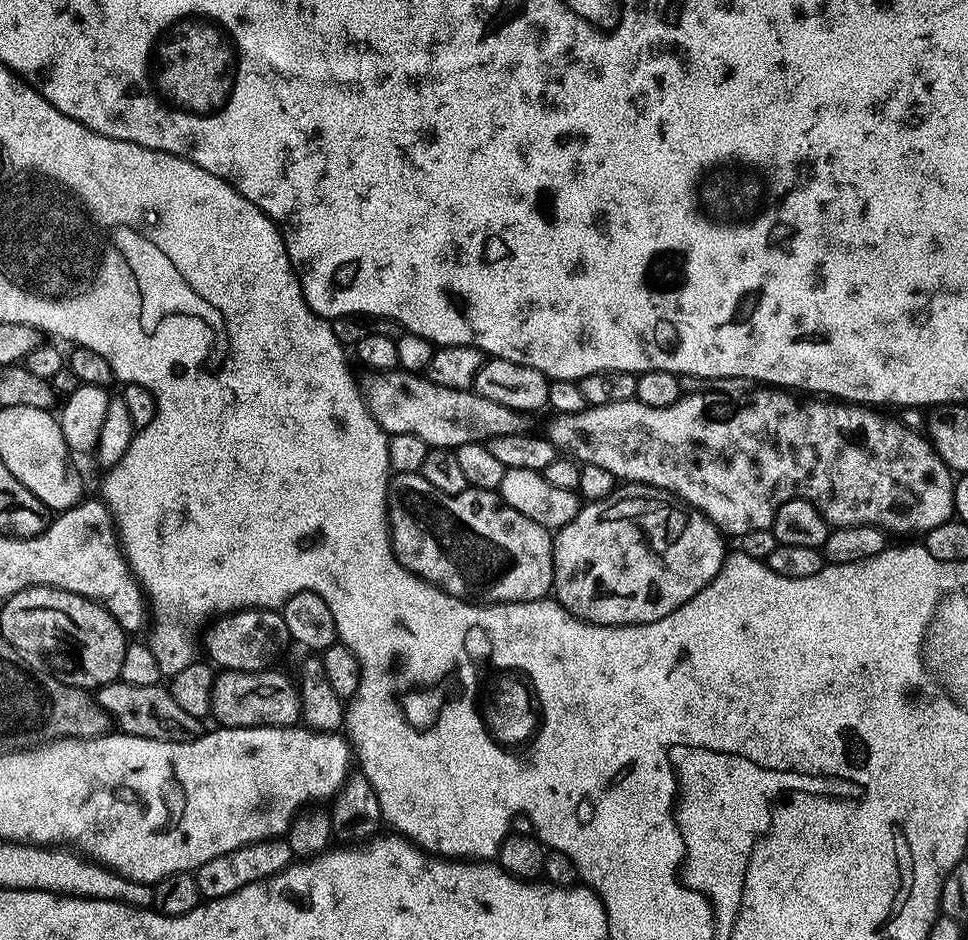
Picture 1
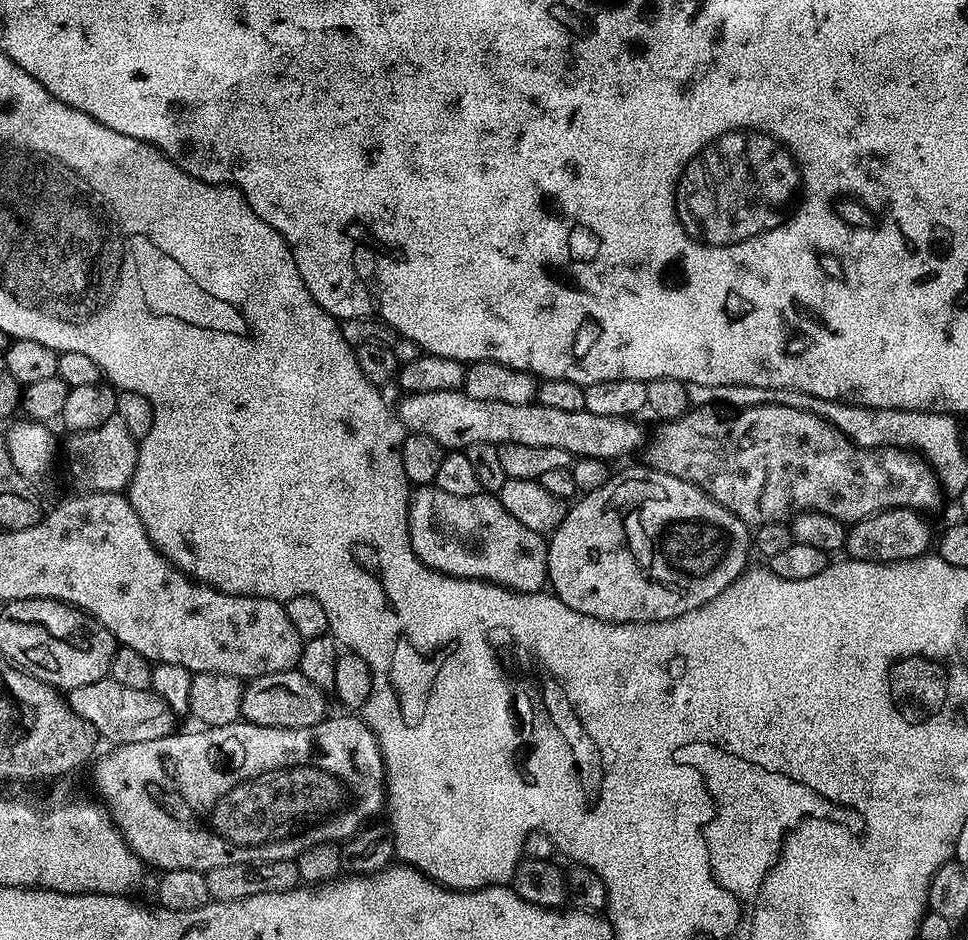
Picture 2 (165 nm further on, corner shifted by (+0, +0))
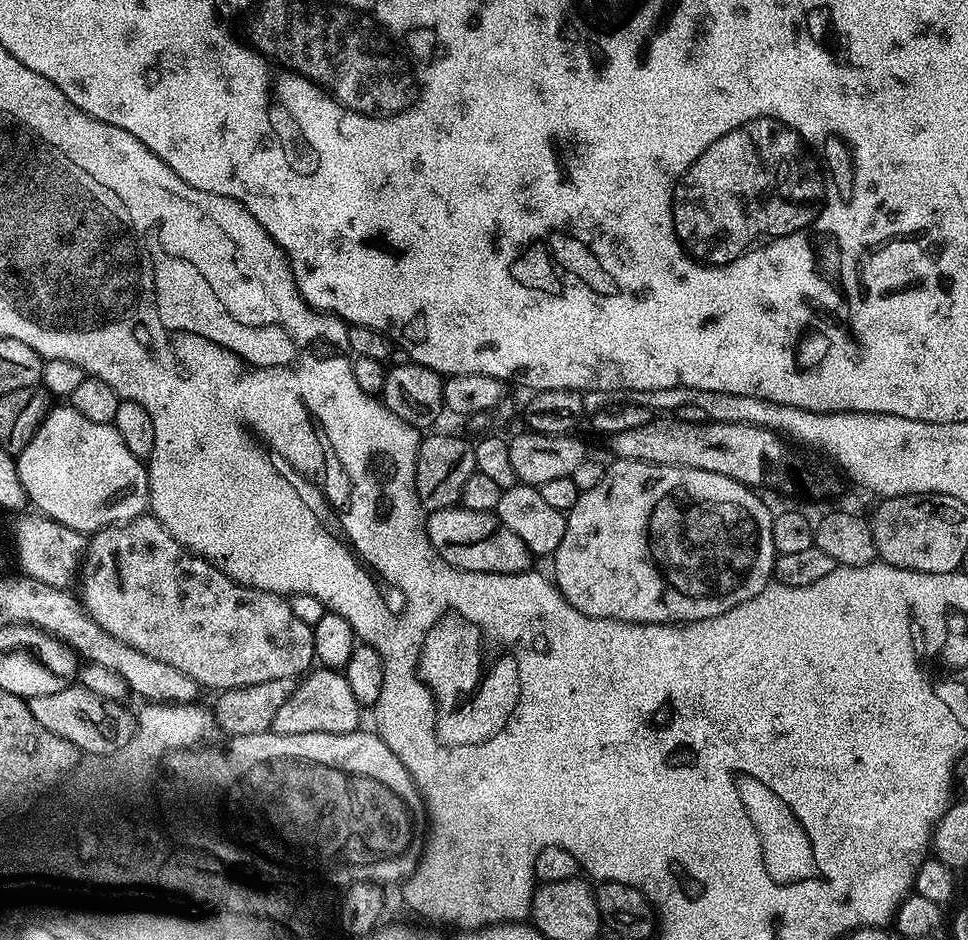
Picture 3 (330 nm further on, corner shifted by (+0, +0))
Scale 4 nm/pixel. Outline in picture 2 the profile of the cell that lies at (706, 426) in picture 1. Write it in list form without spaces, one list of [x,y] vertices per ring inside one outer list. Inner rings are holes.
[[[769,404],[754,405],[752,408],[744,408],[737,411],[736,416],[719,416],[715,407],[693,407],[682,418],[677,420],[669,420],[661,423],[660,436],[658,442],[652,449],[649,447],[648,460],[649,465],[655,466],[659,472],[665,472],[671,476],[677,476],[683,480],[690,480],[693,484],[707,492],[709,496],[715,497],[720,504],[726,506],[730,511],[735,513],[740,520],[749,526],[759,526],[769,524],[770,522],[778,522],[779,520],[787,521],[796,515],[797,512],[821,512],[822,514],[830,514],[830,518],[838,518],[846,526],[857,524],[859,520],[863,520],[866,515],[864,509],[864,500],[869,504],[869,509],[883,510],[885,508],[914,508],[917,510],[925,510],[924,508],[936,508],[940,504],[940,496],[942,497],[942,489],[939,481],[936,479],[935,473],[932,471],[928,462],[919,455],[913,454],[911,451],[903,448],[860,448],[848,439],[846,434],[842,434],[828,420],[818,418],[814,414],[810,414],[806,410],[790,410],[790,406],[770,406]]]

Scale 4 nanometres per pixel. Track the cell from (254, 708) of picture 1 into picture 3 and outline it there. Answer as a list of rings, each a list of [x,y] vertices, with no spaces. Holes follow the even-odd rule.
[[[313,667],[299,681],[300,685],[293,687],[285,698],[285,701],[278,706],[278,710],[272,715],[271,731],[282,734],[306,734],[307,732],[354,732],[361,727],[360,712],[362,706],[350,694],[350,688],[344,678],[343,671],[335,668]]]

